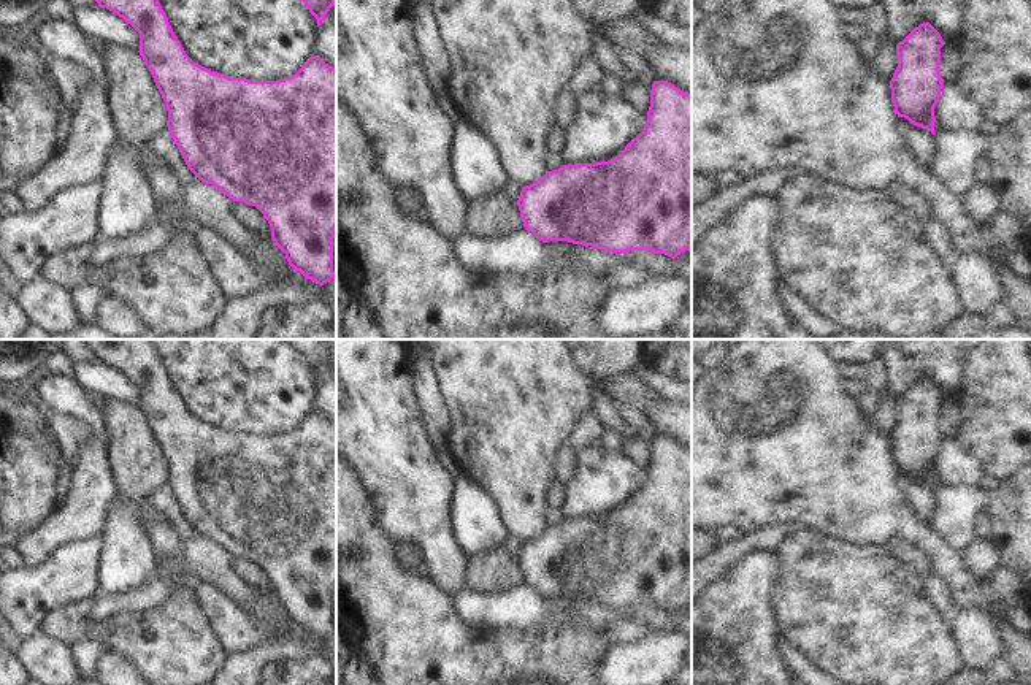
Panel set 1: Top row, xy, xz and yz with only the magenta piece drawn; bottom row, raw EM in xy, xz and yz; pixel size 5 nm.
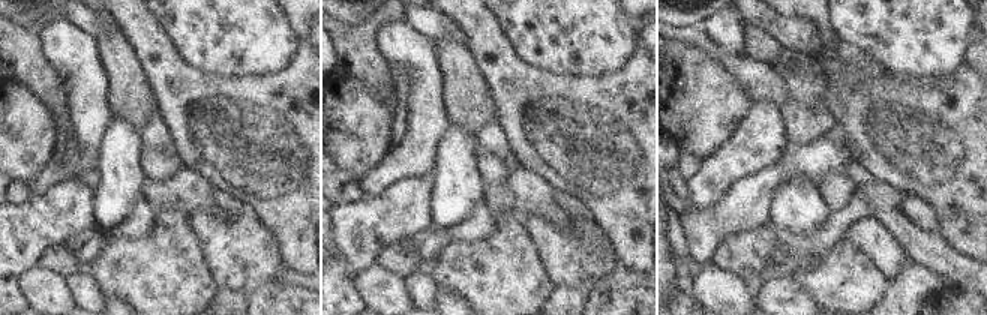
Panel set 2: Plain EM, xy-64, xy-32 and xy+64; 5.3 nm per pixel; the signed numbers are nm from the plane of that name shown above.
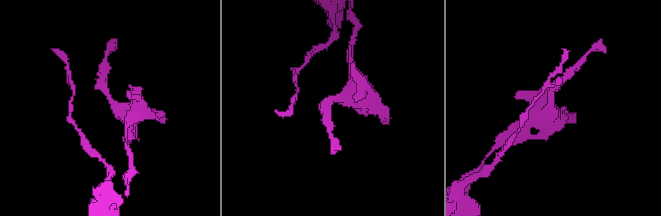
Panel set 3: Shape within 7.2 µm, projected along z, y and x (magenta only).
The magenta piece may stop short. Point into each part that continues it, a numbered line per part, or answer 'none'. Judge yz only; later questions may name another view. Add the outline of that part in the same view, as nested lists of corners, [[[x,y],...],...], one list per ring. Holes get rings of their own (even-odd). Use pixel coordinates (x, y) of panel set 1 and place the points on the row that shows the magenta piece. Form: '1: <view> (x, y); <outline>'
none

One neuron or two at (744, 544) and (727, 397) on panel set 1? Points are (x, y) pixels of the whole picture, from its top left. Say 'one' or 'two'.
two

